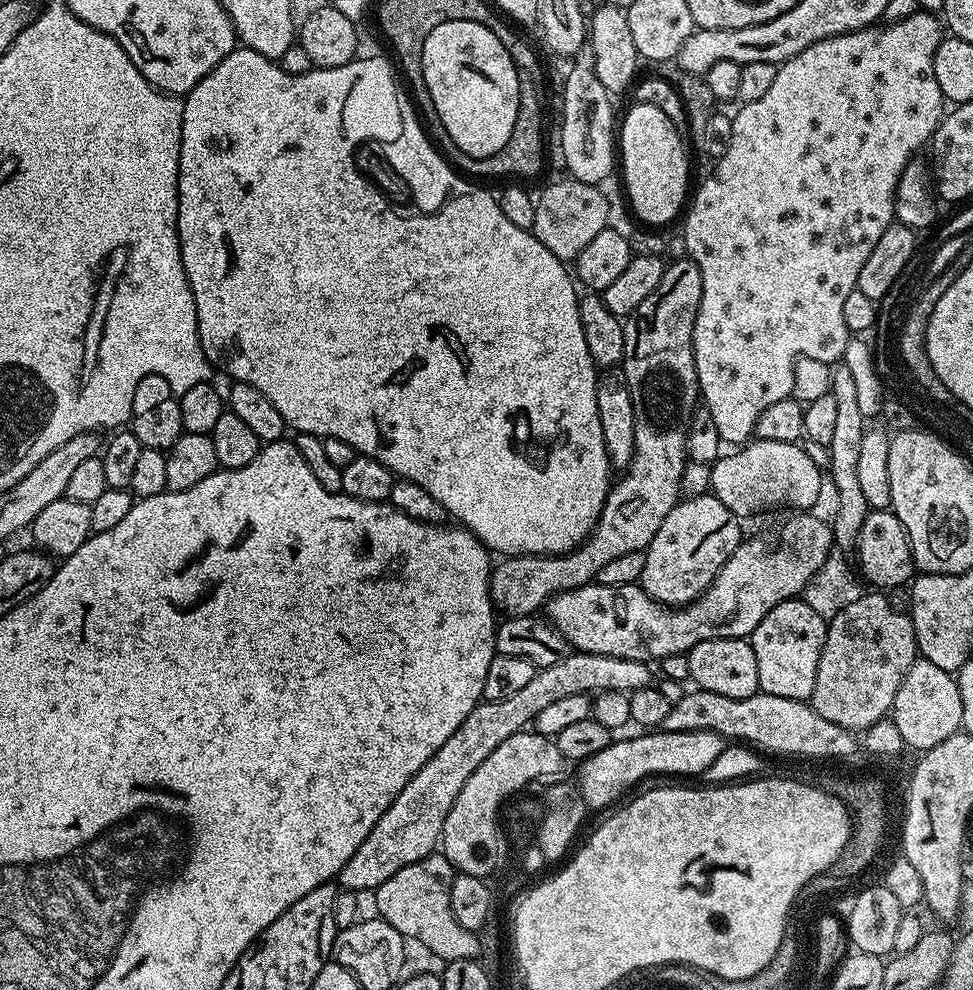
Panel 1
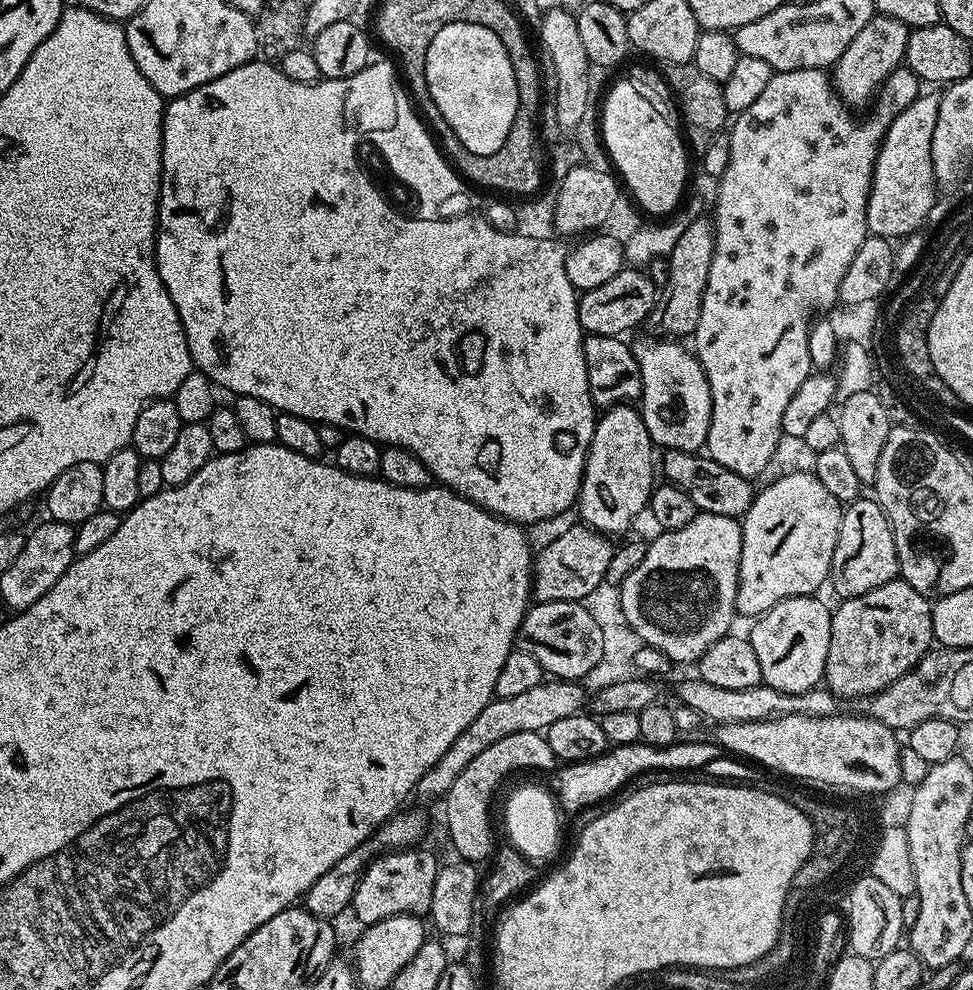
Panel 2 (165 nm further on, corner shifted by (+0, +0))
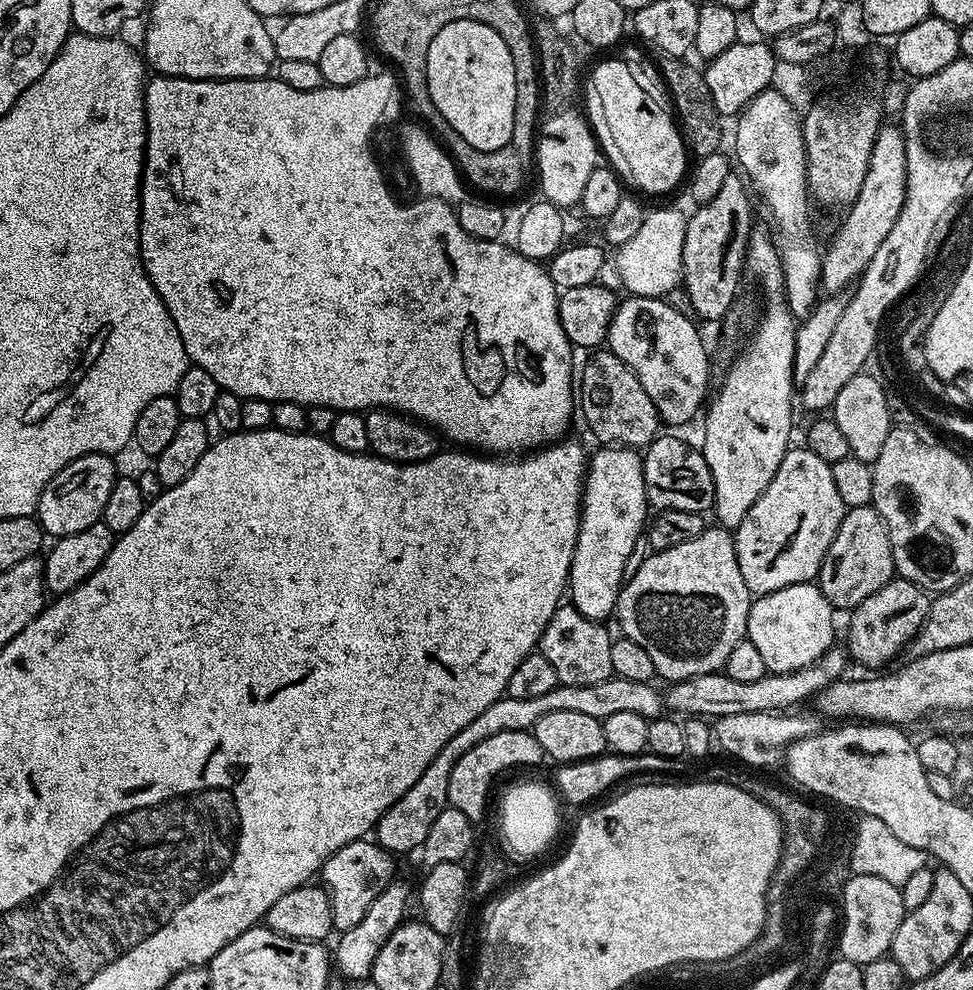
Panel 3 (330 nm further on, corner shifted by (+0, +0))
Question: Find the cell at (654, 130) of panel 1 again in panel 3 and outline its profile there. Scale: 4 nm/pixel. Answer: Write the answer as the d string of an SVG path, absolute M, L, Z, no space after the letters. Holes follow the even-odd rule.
M604 60L594 65L586 78L582 100L584 96L589 110L604 119L604 128L620 151L633 182L644 192L672 192L679 184L681 187L690 168L690 152L673 113L668 113L636 81L631 66L620 60Z

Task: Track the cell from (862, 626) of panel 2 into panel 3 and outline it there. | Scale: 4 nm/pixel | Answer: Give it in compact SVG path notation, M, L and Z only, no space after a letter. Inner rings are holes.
M894 578L886 586L882 586L882 590L874 590L874 594L870 594L870 598L866 598L866 602L862 602L857 608L851 609L848 620L848 644L846 643L846 651L853 661L856 660L864 668L872 668L868 670L880 670L883 664L888 664L900 651L907 649L913 638L918 634L918 630L924 624L924 620L928 617L928 605L930 603L929 593L923 588L912 584L908 580Z

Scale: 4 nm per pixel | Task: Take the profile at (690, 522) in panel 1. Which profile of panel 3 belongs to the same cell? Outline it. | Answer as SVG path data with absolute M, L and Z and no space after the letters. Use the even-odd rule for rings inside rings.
M708 526L705 527L702 534L698 534L698 538L690 538L690 542L681 542L679 546L670 546L670 550L652 552L647 555L637 574L629 580L625 580L623 588L620 589L620 597L616 603L614 616L615 619L620 619L620 628L624 631L621 633L627 639L638 642L638 646L642 646L642 650L646 650L646 654L650 654L650 659L654 661L656 667L657 677L663 678L665 676L665 681L675 682L694 678L698 674L710 674L723 669L726 658L730 658L730 650L734 650L734 646L738 646L738 642L747 637L748 615L753 599L753 593L749 592L746 582L742 578L742 570L738 566L738 554L736 553L736 541L733 533L729 529L719 526Z

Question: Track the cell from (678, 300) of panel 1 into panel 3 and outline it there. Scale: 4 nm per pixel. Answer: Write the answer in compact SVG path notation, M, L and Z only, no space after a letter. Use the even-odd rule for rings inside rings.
M728 175L726 182L722 182L722 190L718 190L710 202L699 205L693 216L687 217L686 242L682 242L682 287L688 292L701 321L723 321L732 305L737 303L736 291L740 288L740 275L743 277L746 272L748 240L754 231L753 197L749 185L737 176Z

